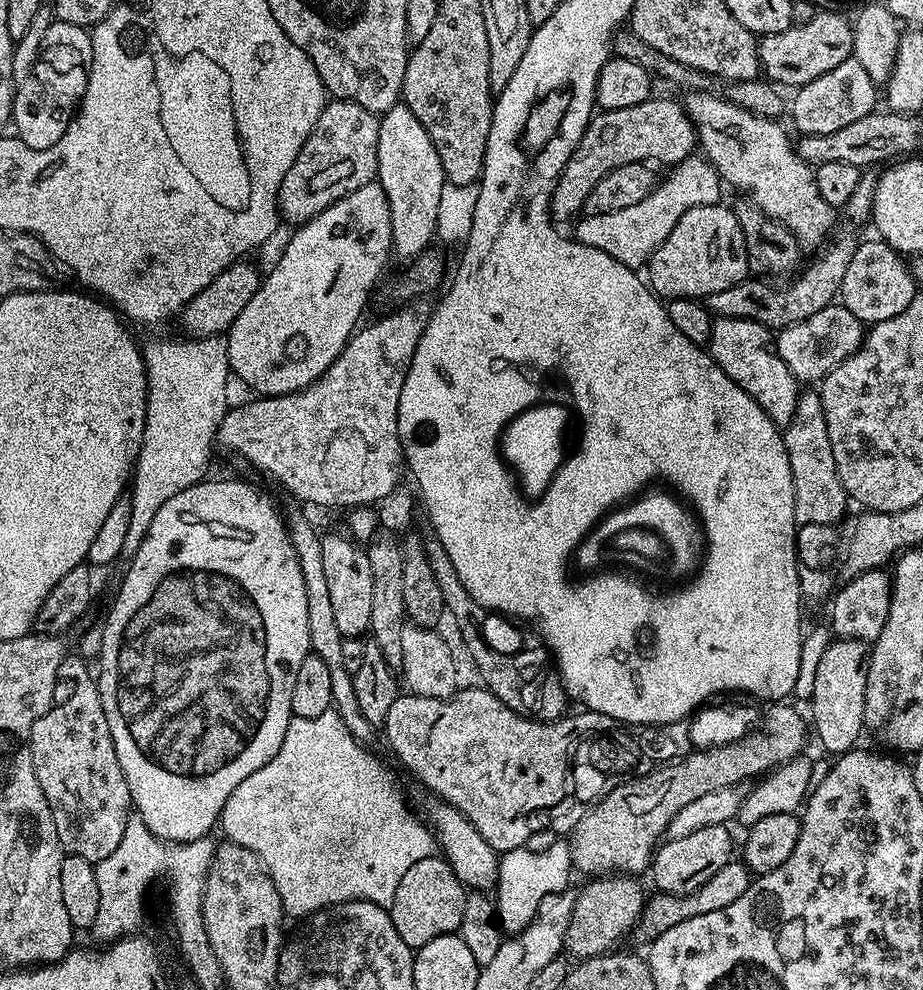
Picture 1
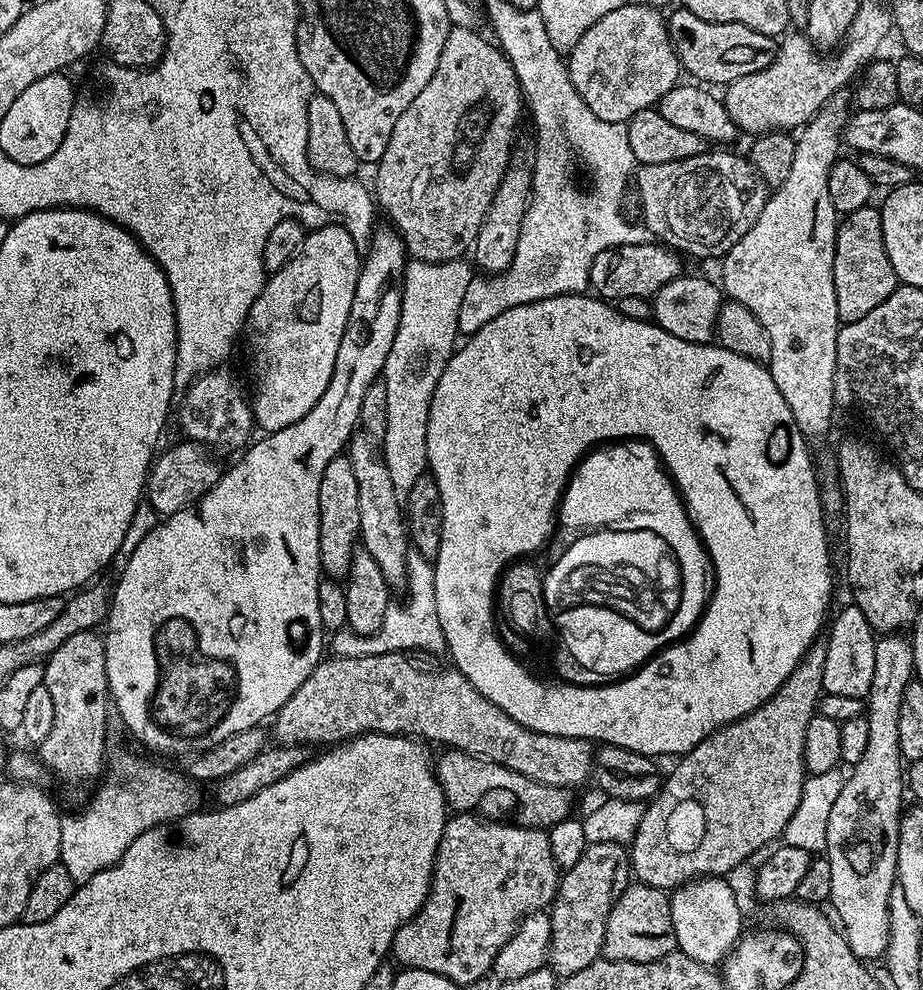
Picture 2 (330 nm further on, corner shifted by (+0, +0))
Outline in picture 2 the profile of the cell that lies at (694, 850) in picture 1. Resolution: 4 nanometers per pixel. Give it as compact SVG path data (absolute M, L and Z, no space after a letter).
M702 876L699 880L690 880L680 885L670 896L670 918L674 922L674 934L678 951L694 958L694 962L716 966L732 951L742 935L740 921L742 915L734 900L734 890L728 885L727 879L718 876Z

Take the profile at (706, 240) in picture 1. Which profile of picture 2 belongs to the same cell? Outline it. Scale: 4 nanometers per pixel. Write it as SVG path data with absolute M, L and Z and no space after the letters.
M660 242L623 244L622 246L614 246L610 250L602 250L602 254L598 254L598 258L594 258L594 262L588 271L591 291L599 299L609 302L631 296L651 298L656 295L659 288L666 286L666 282L670 282L674 277L681 275L682 268L671 254L673 255Z

